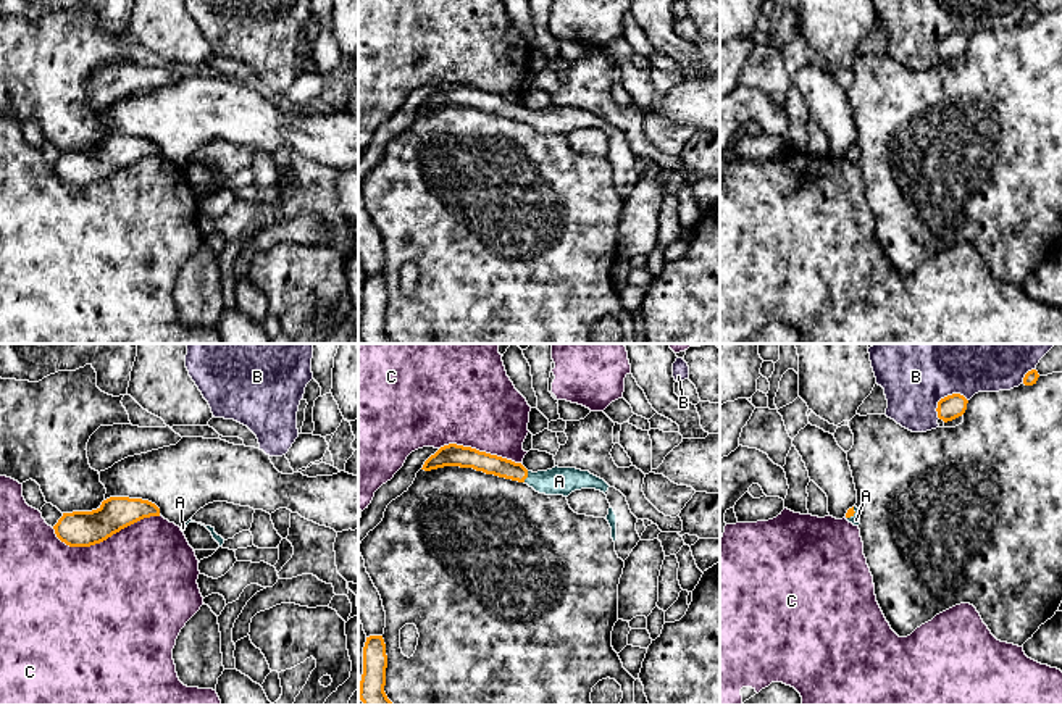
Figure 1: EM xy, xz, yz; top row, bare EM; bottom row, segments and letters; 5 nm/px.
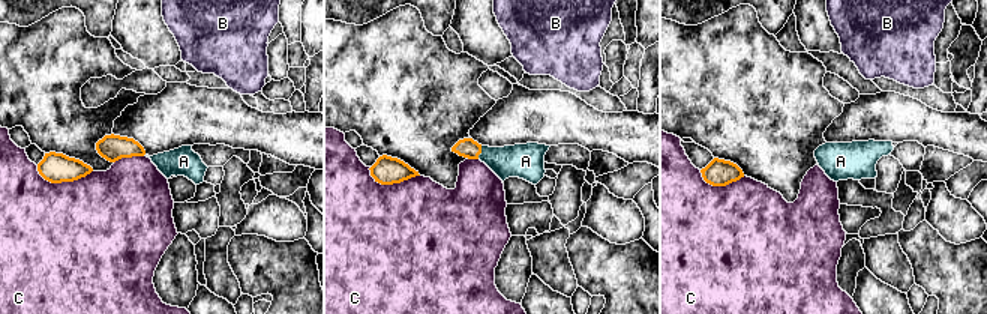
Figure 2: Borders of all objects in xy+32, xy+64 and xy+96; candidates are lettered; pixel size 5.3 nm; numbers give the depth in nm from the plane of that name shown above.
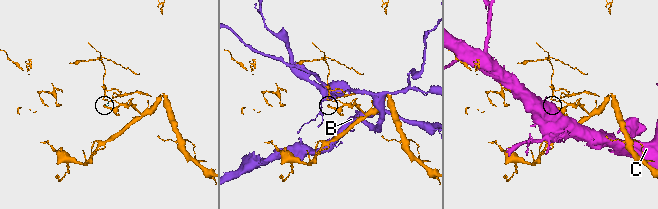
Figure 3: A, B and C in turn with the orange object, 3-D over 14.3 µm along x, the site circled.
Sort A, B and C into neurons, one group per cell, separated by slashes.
A / B / C

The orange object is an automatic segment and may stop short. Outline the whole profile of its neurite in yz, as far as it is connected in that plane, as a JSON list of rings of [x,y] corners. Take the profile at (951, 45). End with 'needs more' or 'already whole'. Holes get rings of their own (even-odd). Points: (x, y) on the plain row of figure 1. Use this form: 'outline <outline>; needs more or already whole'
outline [[[952,32],[938,40],[938,56],[944,61],[962,55],[967,48],[968,39],[960,32]]]; already whole

